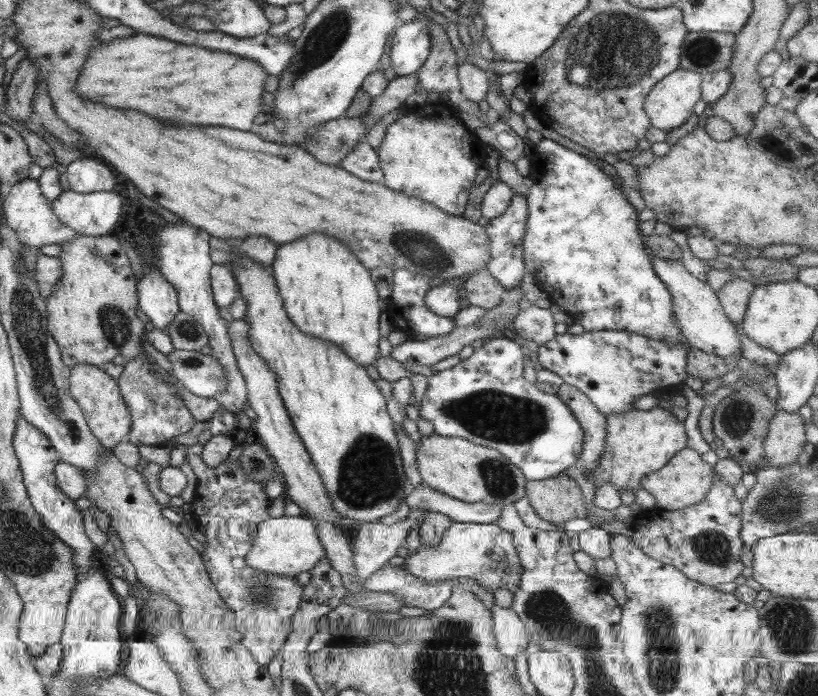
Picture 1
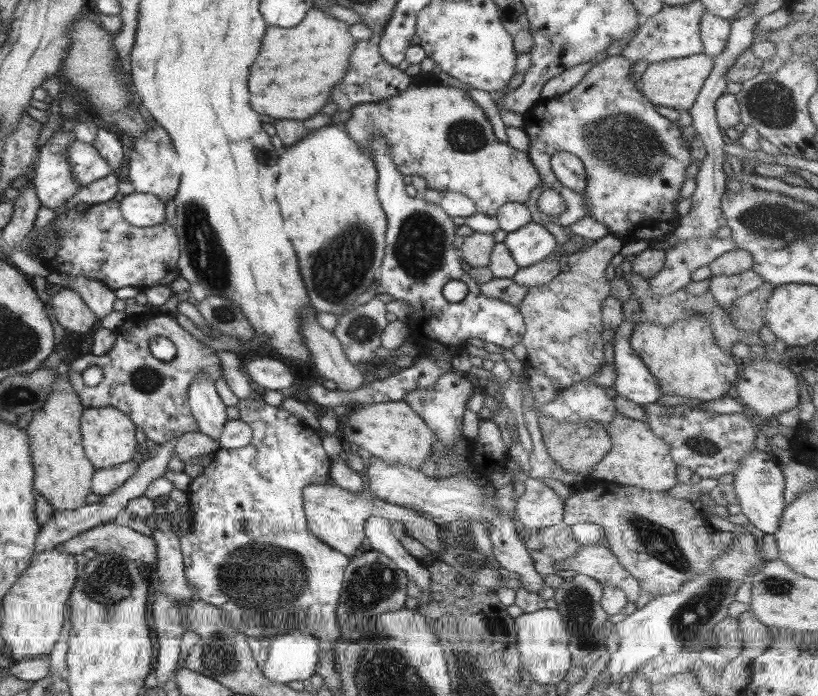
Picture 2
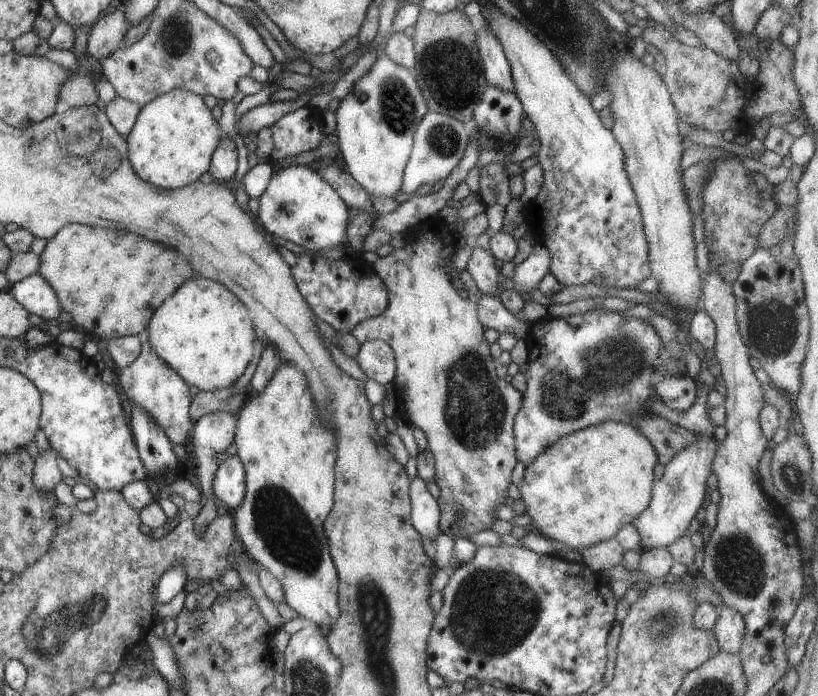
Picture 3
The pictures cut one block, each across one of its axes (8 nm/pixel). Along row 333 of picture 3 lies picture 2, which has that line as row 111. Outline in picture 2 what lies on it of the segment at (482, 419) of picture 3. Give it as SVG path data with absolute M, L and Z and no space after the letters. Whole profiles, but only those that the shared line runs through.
M421 85L407 87L398 95L390 96L376 103L355 105L351 117L344 123L344 132L352 138L358 150L369 156L366 147L374 135L383 136L390 147L392 164L404 176L420 177L427 189L459 192L467 196L475 206L475 213L495 217L497 210L506 203L524 204L533 189L542 186L537 172L533 169L526 152L511 149L497 140L491 124L481 107L469 98L465 91L445 85Z

